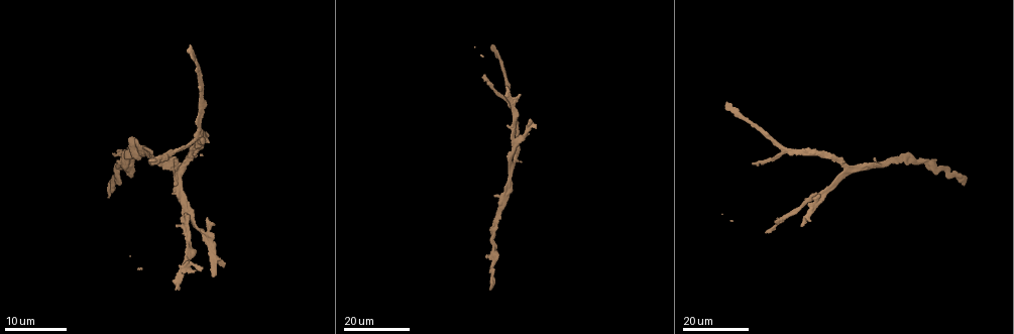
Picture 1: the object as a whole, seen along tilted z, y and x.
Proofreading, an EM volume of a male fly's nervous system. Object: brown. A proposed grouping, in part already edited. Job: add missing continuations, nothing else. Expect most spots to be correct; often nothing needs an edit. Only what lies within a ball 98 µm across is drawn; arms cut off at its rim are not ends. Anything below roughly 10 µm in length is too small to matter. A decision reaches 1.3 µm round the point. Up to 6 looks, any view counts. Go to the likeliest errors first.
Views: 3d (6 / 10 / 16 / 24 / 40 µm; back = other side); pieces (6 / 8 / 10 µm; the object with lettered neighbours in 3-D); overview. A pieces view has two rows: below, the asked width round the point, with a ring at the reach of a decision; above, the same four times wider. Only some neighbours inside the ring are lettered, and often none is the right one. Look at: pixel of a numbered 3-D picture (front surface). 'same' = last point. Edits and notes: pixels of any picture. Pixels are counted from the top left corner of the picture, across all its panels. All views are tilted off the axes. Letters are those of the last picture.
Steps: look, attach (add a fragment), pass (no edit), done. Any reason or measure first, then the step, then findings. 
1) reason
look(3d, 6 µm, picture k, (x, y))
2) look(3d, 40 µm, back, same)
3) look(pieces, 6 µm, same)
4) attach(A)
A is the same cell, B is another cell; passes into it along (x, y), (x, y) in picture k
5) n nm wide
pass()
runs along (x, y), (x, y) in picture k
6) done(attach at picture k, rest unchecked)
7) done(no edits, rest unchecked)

an open end
look(3d, 24 µm, picture 1, (154, 158))

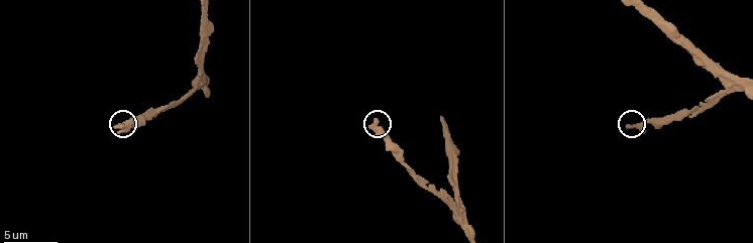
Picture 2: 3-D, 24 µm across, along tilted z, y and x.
look(pieces, 6 µm, picture 2, (627, 124))

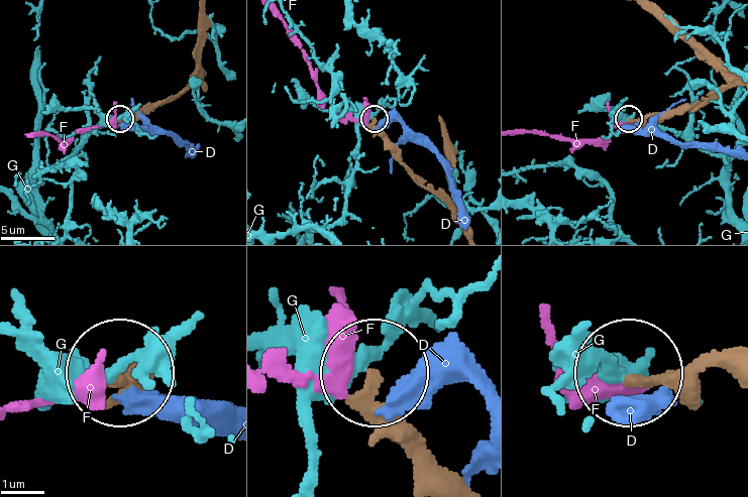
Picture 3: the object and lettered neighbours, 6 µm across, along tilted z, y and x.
attach(F)
F is the same cell, D and G are other cells; the neuron continues

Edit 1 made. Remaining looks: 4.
redraw
look(overview)

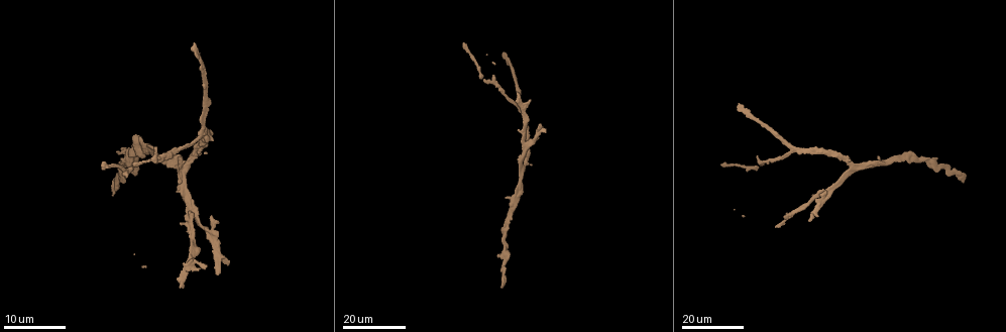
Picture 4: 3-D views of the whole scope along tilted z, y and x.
look(3d, 16 µm, picture 4, (824, 193))

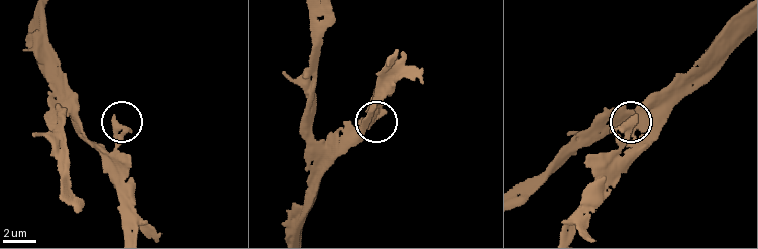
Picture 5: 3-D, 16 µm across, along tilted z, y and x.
look(pieces, 6 µm, picture 5, (636, 117))

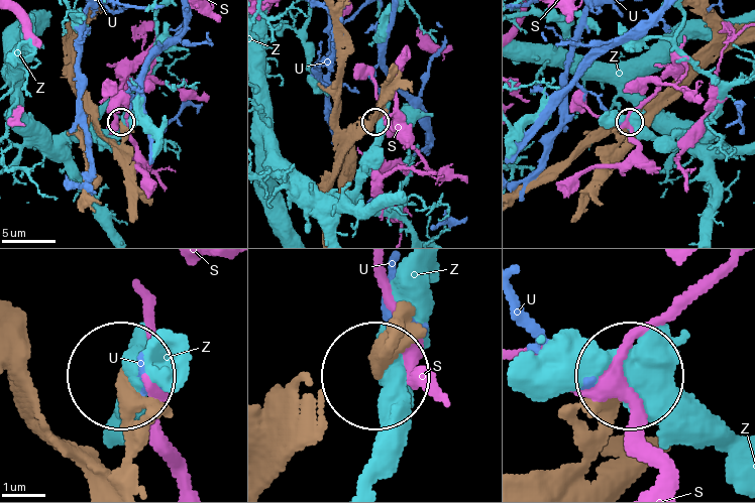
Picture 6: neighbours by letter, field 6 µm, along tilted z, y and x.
320 nm wide
pass()
S, U and Z are other cells; no lettered fragment goes on from it

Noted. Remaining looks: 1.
done(attach at picture 3, rest unchecked)

